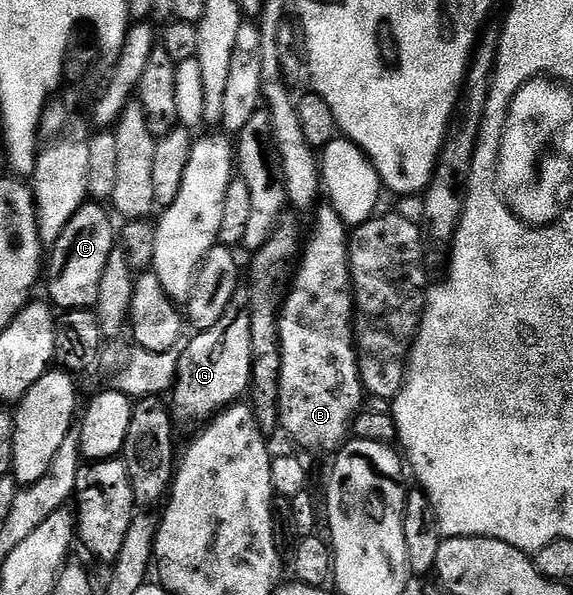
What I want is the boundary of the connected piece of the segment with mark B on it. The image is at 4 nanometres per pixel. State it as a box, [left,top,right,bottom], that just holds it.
[279,203,365,455]

